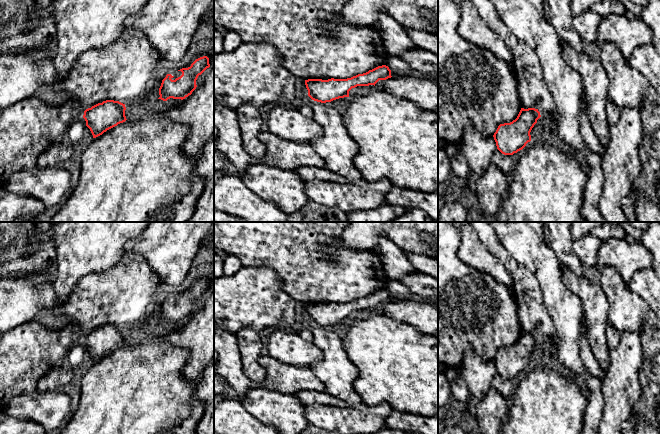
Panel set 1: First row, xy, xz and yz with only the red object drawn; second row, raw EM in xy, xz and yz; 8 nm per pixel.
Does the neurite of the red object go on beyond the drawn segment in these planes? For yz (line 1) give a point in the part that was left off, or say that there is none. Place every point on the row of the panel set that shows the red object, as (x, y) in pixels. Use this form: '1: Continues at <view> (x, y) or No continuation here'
1: No continuation here

